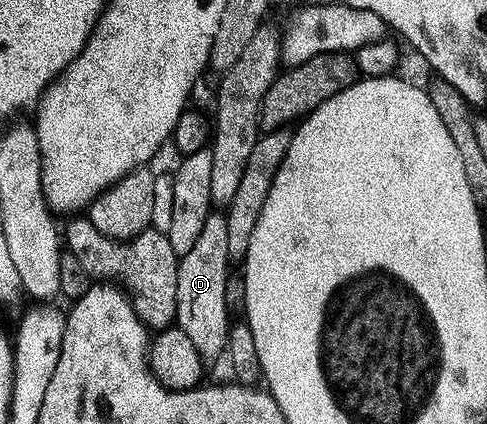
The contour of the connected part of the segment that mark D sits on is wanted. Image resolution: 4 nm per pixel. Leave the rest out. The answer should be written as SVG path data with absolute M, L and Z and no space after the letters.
M213 213L206 217L206 225L202 225L202 233L198 233L198 241L194 241L194 246L190 249L190 253L179 256L180 264L178 265L178 301L176 302L176 318L175 326L182 329L182 333L186 333L186 337L190 337L190 341L194 341L194 349L198 349L198 353L206 361L212 361L225 354L228 345L228 328L230 326L230 316L226 309L226 281L230 274L230 256L228 254L228 246L226 245L226 214Z

